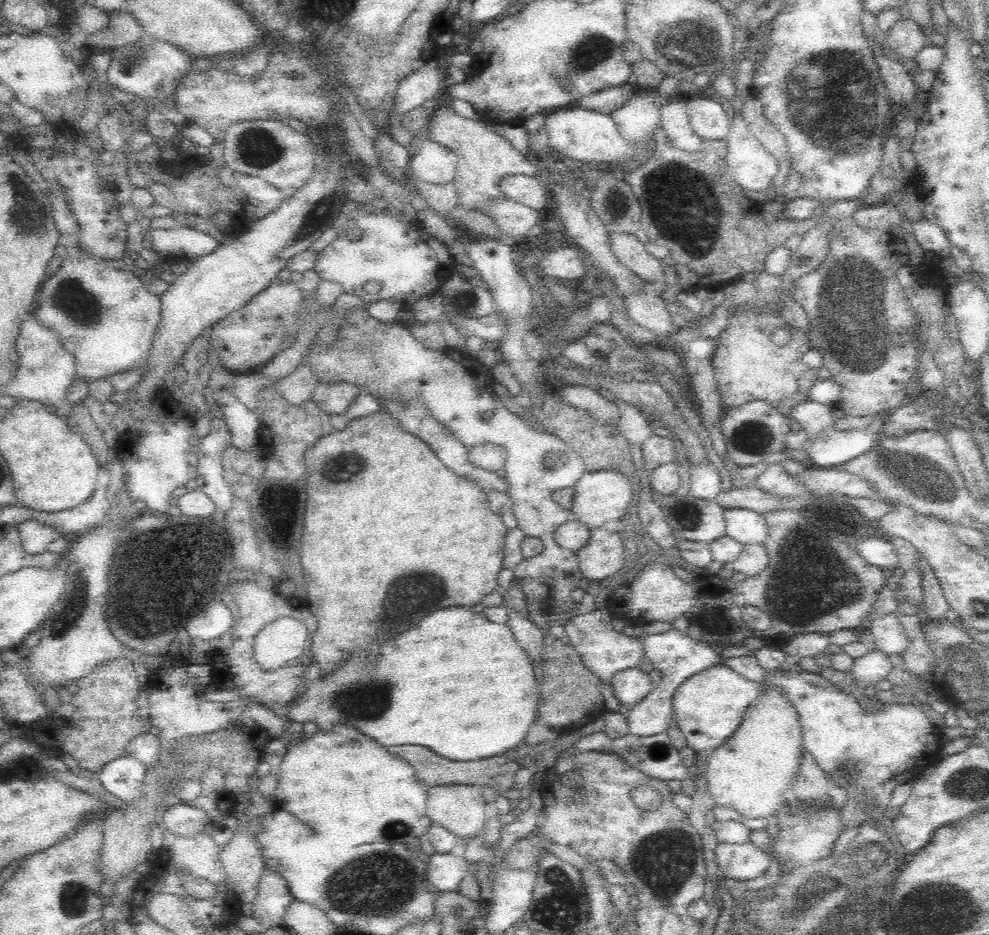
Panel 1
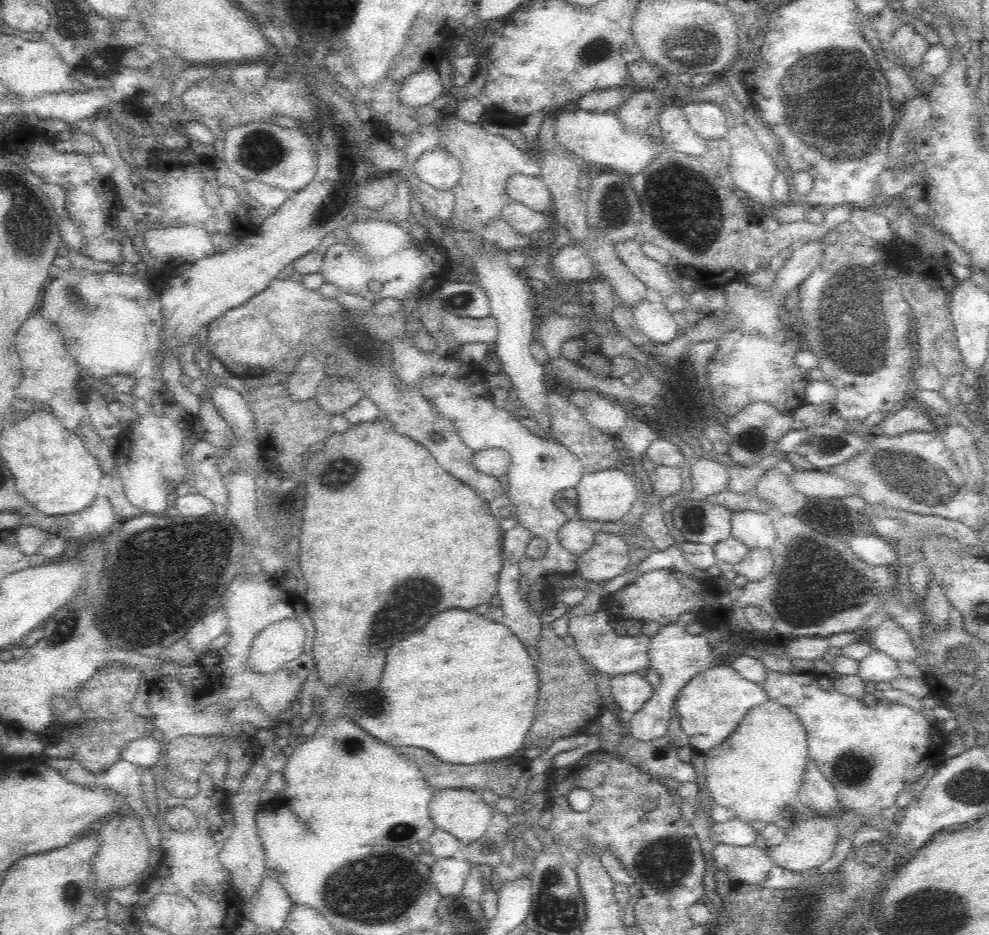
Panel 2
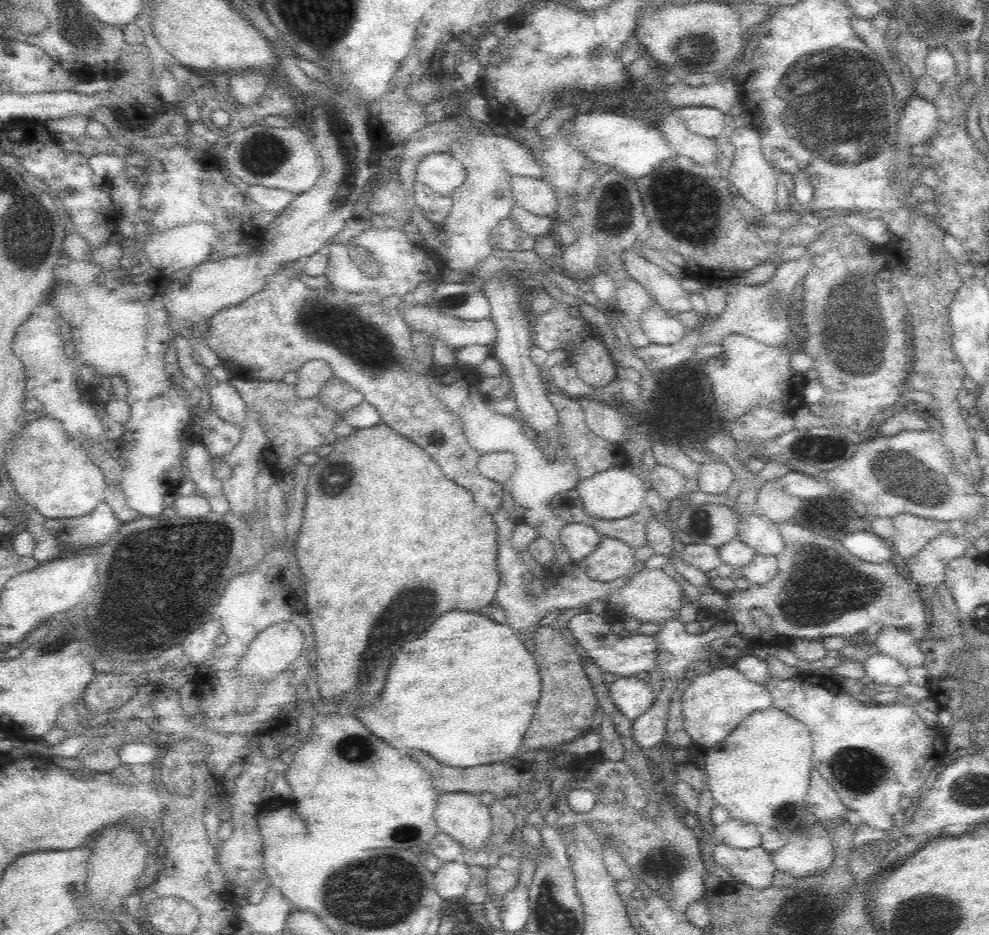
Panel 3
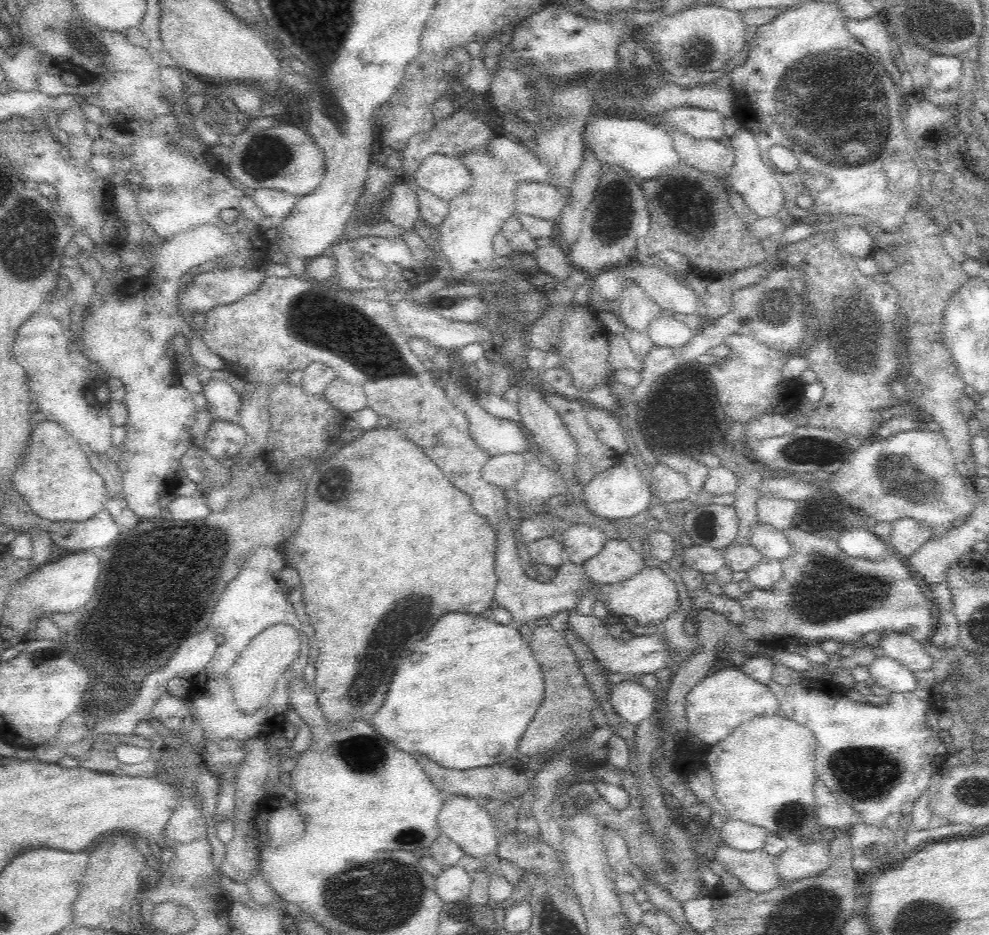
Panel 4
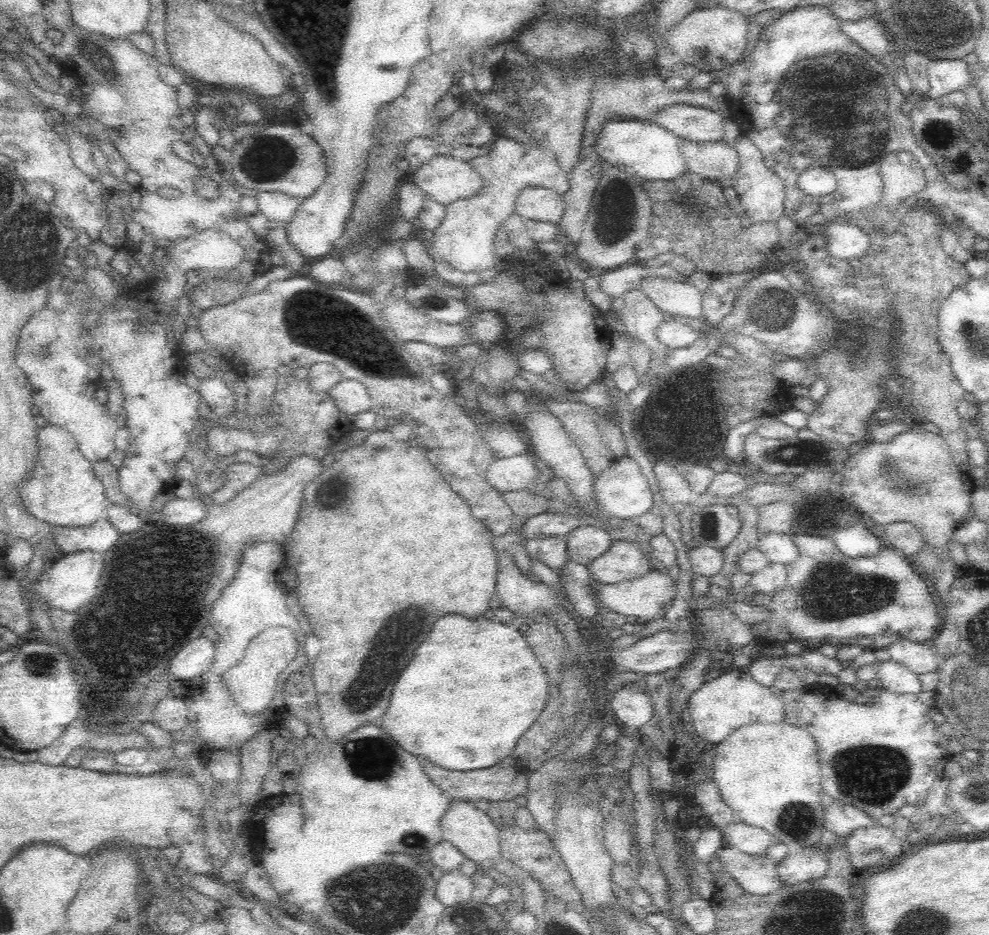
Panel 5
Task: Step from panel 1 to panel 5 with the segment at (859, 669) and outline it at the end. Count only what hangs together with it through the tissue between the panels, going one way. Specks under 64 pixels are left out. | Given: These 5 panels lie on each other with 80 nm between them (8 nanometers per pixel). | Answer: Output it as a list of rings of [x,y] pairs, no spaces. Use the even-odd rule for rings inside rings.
[[[890,658],[880,662],[877,679],[880,681],[880,688],[888,692],[915,695],[921,692],[918,675]]]

